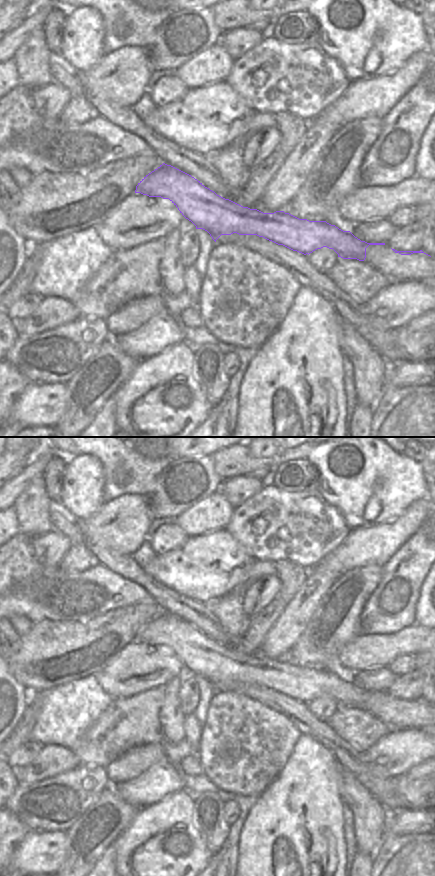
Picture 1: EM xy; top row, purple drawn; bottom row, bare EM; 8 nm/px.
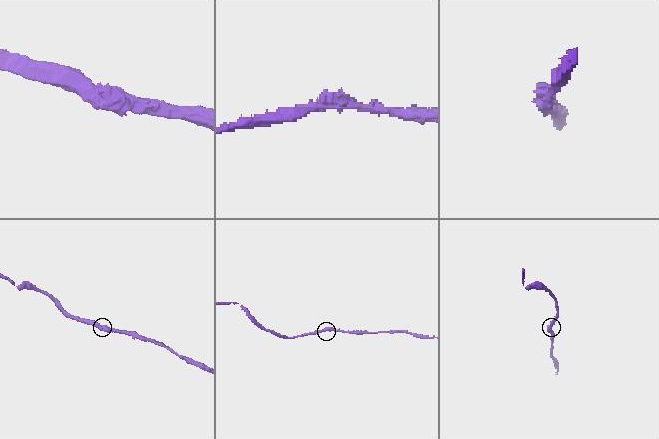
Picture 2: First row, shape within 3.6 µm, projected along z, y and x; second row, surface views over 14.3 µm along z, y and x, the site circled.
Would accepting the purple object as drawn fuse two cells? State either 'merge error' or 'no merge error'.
no merge error

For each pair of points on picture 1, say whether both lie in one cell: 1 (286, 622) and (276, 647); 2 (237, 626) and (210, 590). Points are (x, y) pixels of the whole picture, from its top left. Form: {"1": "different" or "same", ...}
{"1": "same", "2": "different"}

